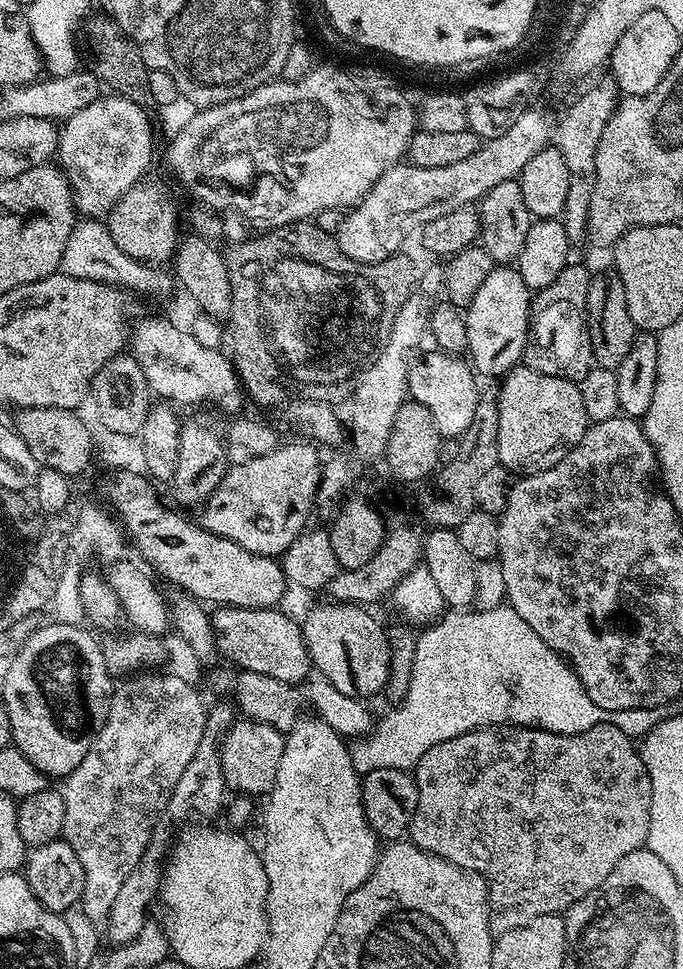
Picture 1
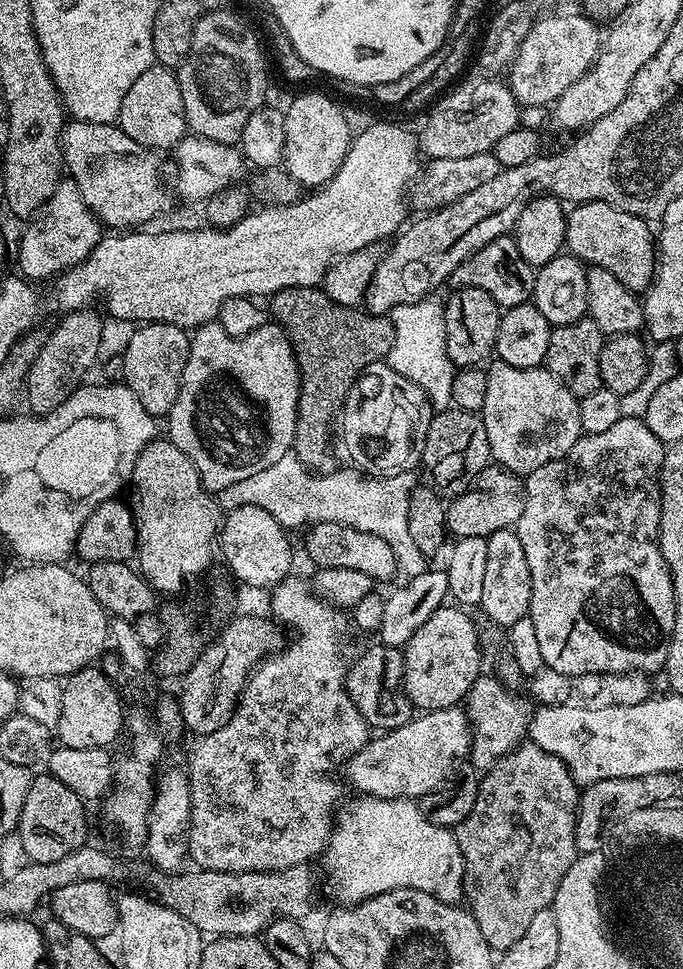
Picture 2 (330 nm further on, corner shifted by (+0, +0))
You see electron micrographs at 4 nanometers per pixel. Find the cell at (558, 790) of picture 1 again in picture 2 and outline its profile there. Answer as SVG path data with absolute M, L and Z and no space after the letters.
M521 742L483 776L484 781L476 792L476 801L468 817L460 825L455 825L454 831L464 859L467 911L478 922L482 938L486 938L497 953L502 953L522 938L538 910L551 905L566 870L570 870L576 860L576 809L581 789L563 762L531 742Z

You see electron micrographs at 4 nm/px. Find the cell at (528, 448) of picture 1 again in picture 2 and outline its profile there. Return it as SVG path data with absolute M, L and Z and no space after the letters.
M503 362L489 363L486 371L486 402L482 409L482 419L486 426L486 438L490 442L492 460L507 472L515 472L517 476L527 477L529 472L538 470L538 466L546 466L546 462L554 462L562 458L581 438L578 422L579 399L554 378L548 369L515 368Z

